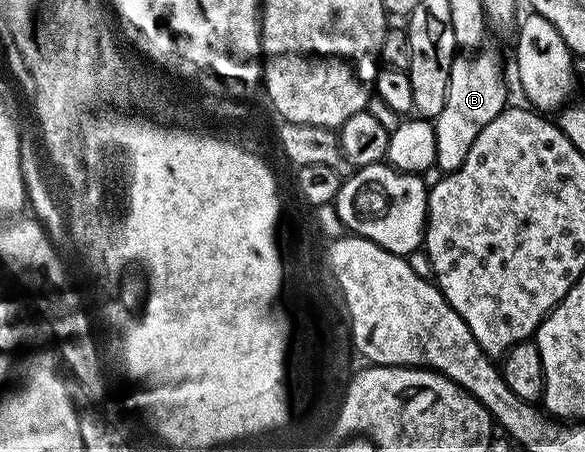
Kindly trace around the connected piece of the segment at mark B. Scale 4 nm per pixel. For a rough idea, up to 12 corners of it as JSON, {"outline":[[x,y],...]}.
{"outline":[[496,51],[457,54],[434,121],[436,167],[456,171],[509,106]]}

